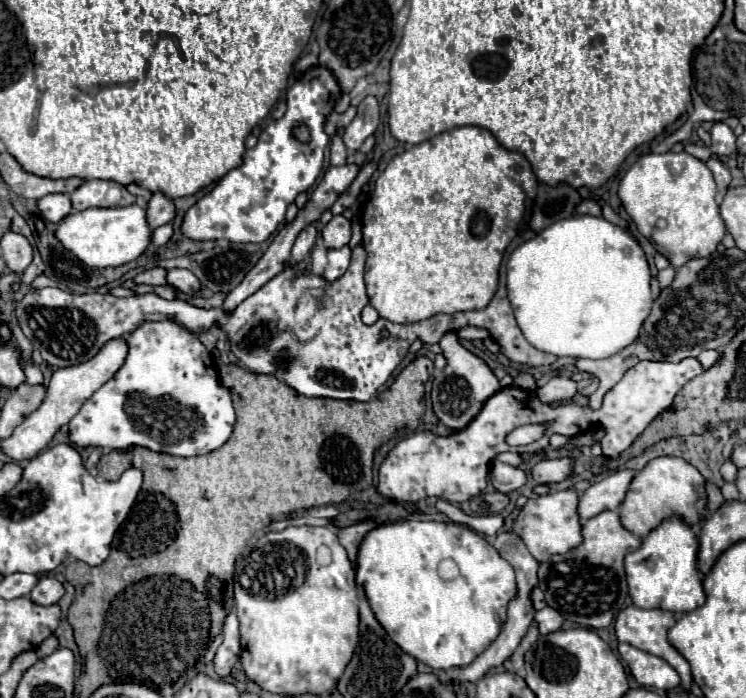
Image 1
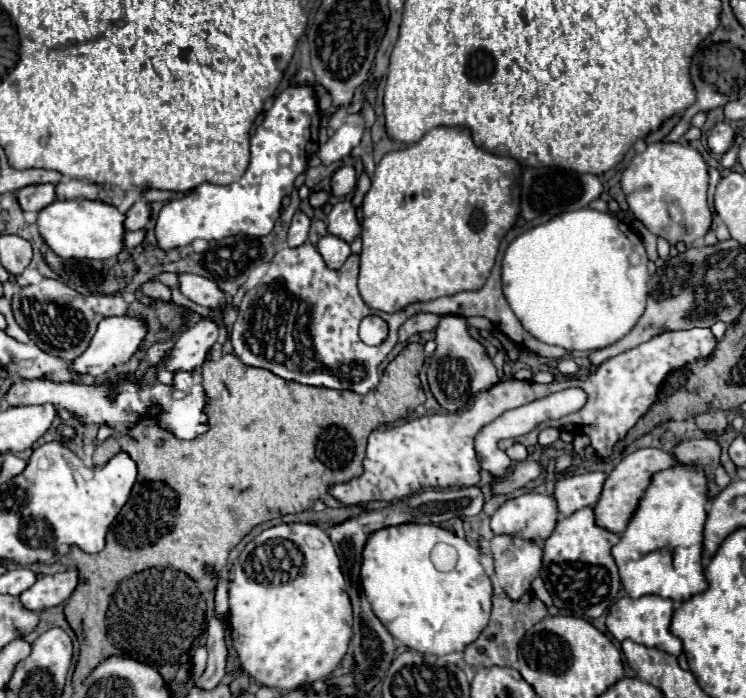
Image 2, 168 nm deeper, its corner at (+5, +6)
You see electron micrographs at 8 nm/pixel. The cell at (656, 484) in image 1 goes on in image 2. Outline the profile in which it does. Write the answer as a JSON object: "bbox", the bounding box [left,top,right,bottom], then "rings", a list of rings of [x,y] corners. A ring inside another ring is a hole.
{"bbox":[594,448,676,534],"rings":[[[640,448],[632,454],[628,454],[626,458],[622,458],[620,464],[606,476],[602,494],[600,494],[600,498],[594,506],[596,526],[600,526],[604,530],[610,530],[610,532],[616,532],[616,534],[622,534],[624,528],[628,526],[628,520],[634,514],[640,498],[644,496],[644,490],[648,488],[650,476],[656,470],[664,470],[664,468],[674,466],[674,464],[676,464],[676,460],[668,452],[658,450],[658,448]]]}

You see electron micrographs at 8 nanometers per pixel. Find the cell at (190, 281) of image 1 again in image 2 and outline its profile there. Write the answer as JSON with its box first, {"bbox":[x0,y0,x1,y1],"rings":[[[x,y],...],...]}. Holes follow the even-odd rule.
{"bbox":[180,274,228,310],"rings":[[[180,274],[180,292],[188,296],[192,302],[212,310],[222,310],[228,302],[226,294],[218,288],[214,280],[194,274]]]}

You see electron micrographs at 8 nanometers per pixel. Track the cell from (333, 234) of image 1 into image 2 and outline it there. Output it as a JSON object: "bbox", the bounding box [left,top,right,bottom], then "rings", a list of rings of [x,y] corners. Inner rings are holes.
{"bbox":[326,198,360,244],"rings":[[[348,198],[332,206],[326,222],[328,222],[328,232],[346,240],[348,244],[352,244],[354,238],[360,234],[360,222],[356,218],[356,208],[352,206]]]}

